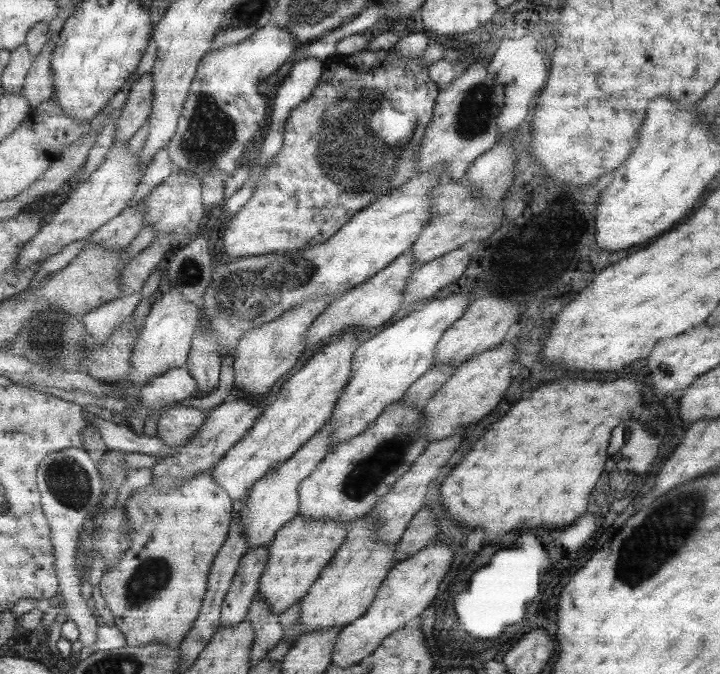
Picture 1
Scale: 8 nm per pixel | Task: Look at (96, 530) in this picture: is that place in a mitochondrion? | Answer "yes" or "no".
yes

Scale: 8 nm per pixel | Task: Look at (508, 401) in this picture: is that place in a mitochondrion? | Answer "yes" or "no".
no

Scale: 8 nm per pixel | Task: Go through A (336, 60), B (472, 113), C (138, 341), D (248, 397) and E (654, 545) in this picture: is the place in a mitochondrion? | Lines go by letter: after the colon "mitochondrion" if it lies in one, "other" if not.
A: other
B: mitochondrion
C: other
D: other
E: mitochondrion

